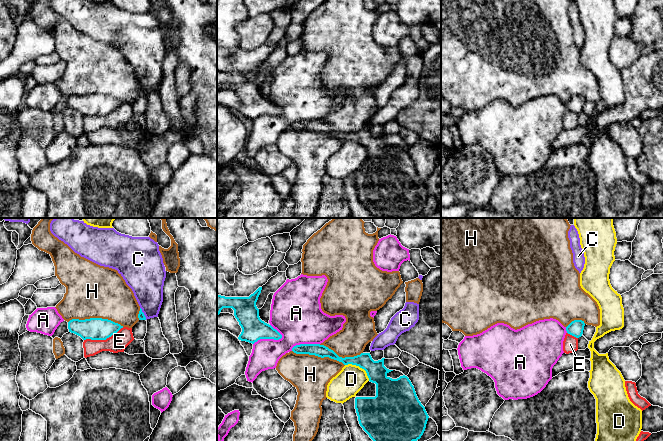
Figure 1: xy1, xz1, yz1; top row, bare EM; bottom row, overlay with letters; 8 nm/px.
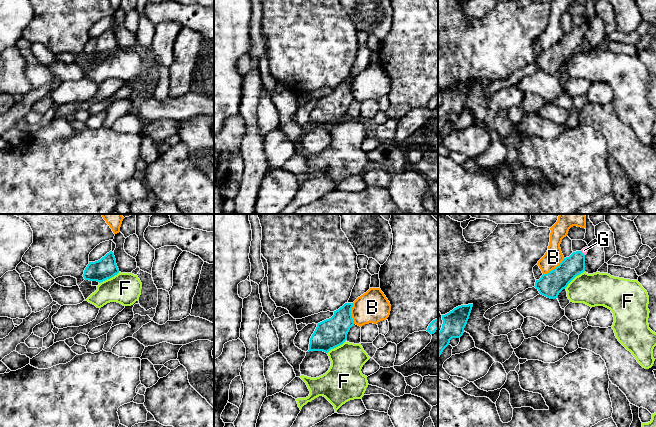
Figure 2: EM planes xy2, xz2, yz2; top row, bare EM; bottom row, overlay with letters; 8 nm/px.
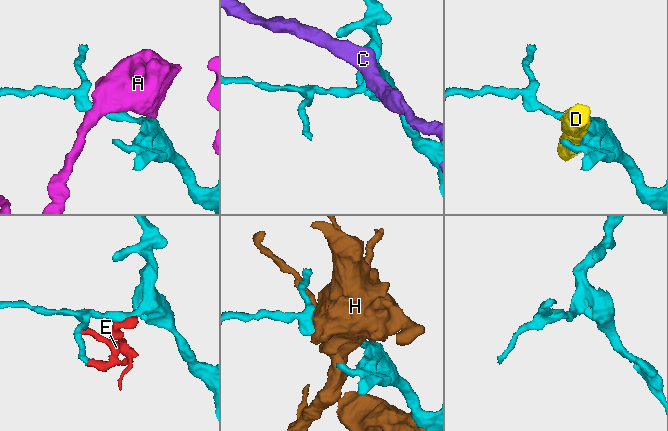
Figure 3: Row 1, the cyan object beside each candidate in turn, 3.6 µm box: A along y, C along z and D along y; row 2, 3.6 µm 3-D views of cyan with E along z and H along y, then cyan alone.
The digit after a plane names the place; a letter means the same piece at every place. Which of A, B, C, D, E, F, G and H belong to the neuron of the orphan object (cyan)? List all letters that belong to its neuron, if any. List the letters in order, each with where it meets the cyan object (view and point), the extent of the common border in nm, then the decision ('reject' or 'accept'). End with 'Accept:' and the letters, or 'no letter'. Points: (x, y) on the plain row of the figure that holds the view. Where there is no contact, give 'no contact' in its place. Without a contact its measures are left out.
A: xz1 (268, 114) | 260 nm | reject
B: yz2 (553, 45) | 220 nm | reject
C: xy1 (143, 89) | 120 nm | reject
D: xz1 (360, 143) | 240 nm | reject
E: xy1 (103, 115) | 340 nm | reject
F: xy2 (109, 54) | 190 nm | reject
G: yz2 (582, 29) | 50 nm | accept
H: xy1 (96, 94) | 440 nm | reject
Accept: G

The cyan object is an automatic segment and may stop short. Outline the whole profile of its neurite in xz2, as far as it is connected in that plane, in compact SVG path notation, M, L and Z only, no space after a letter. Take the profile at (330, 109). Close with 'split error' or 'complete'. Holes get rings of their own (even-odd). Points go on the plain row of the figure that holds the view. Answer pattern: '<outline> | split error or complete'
M345 79L334 91L317 100L310 114L309 127L323 127L328 129L342 121L347 116L347 110L354 101L351 91L353 79Z | complete

